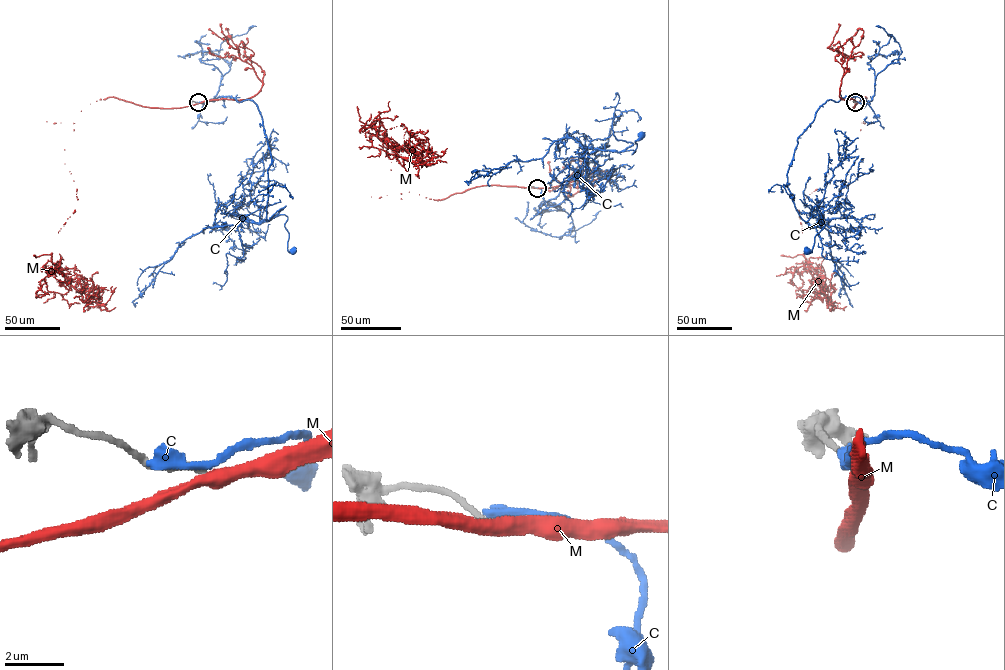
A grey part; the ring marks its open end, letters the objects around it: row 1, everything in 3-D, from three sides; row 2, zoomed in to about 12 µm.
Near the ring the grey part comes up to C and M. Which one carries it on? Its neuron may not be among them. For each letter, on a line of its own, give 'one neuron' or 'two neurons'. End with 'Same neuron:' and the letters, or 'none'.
C: two neurons
M: two neurons
Same neuron: none

